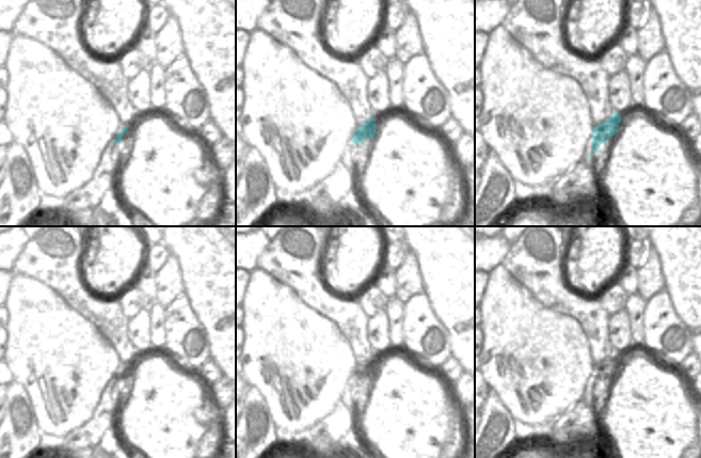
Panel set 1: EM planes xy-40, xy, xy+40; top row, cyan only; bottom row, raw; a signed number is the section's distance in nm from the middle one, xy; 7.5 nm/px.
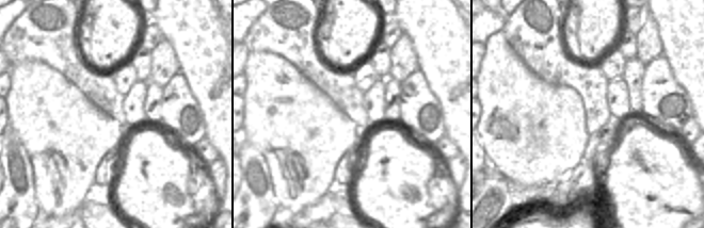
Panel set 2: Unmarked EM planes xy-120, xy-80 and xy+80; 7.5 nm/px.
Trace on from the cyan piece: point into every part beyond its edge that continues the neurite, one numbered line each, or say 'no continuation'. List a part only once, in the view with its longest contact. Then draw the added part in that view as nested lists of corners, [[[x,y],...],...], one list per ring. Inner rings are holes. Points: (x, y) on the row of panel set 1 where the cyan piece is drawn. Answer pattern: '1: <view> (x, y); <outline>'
1: xy+40 (588, 152); [[[589,139],[589,140],[587,141],[587,147],[586,147],[586,149],[585,149],[585,156],[584,156],[584,158],[583,158],[583,161],[586,162],[587,164],[589,164],[589,157],[590,157],[591,155],[594,155],[594,153],[593,153],[592,149],[591,149],[591,139]]]

